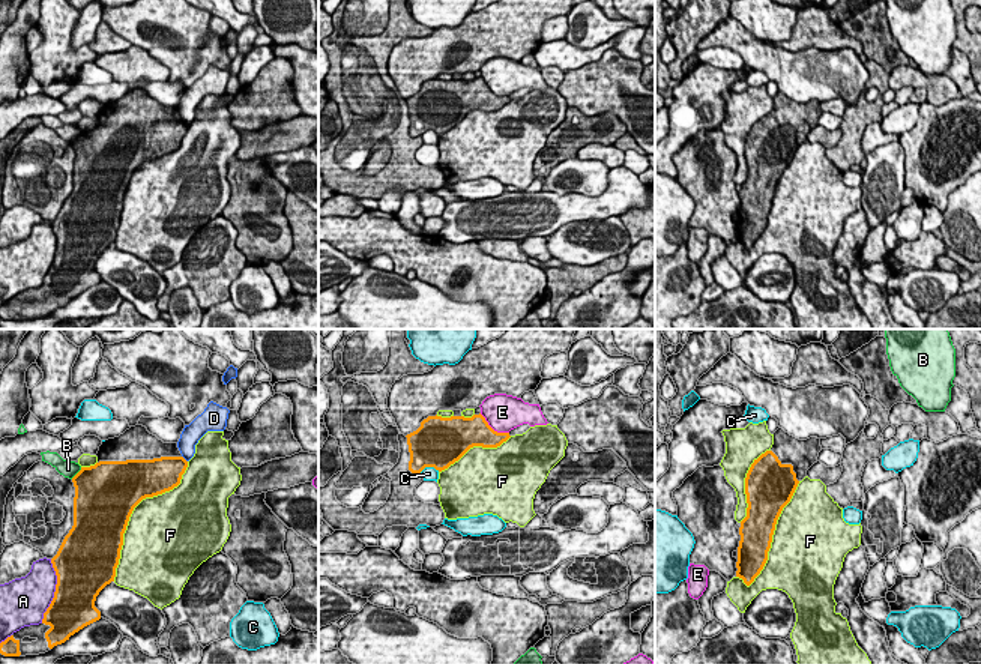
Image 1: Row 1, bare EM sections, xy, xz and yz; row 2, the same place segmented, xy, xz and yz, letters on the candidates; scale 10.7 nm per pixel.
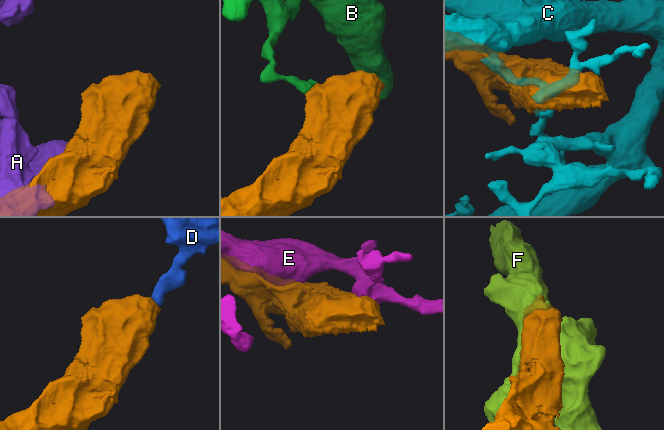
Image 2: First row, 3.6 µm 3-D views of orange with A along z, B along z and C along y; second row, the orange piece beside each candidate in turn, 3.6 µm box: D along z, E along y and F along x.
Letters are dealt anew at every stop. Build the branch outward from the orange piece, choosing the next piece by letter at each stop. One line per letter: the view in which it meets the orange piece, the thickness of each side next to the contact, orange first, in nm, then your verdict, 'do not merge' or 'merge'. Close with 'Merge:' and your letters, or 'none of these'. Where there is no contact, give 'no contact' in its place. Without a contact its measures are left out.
A: xy | 480/420 nm | do not merge
B: xy | 440/180 nm | do not merge
C: xz | 500/160 nm | do not merge
D: xy | 340/200 nm | do not merge
E: xz | 320/400 nm | do not merge
F: xy | 500/480 nm | do not merge
Merge: none of these

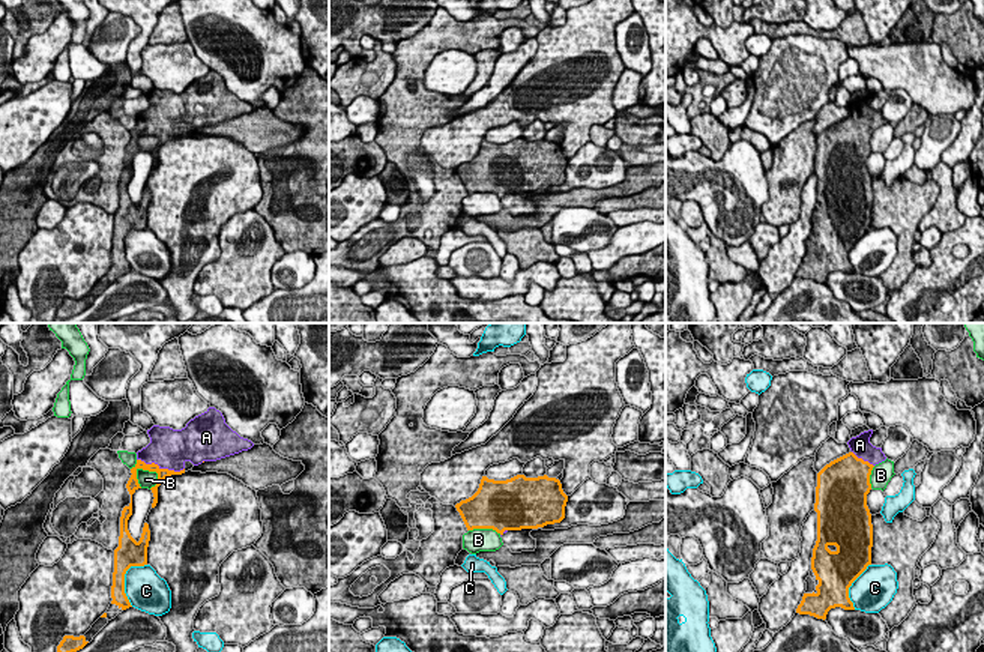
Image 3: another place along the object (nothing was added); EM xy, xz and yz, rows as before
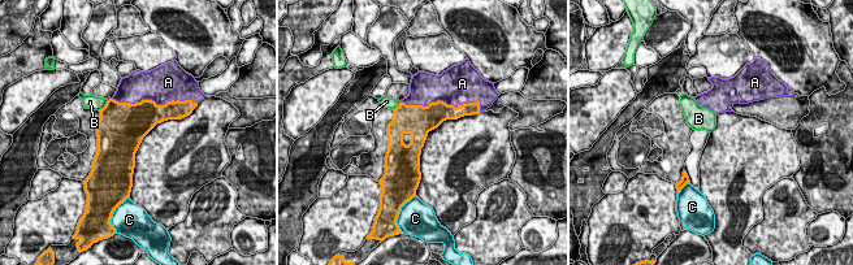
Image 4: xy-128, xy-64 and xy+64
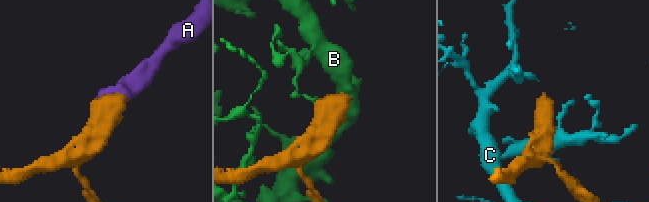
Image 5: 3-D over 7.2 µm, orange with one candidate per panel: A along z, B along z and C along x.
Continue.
A: xy | 120/420 nm | merge
B: xy | 130/190 nm | do not merge
C: xy | 260/400 nm | do not merge
Merge: A

